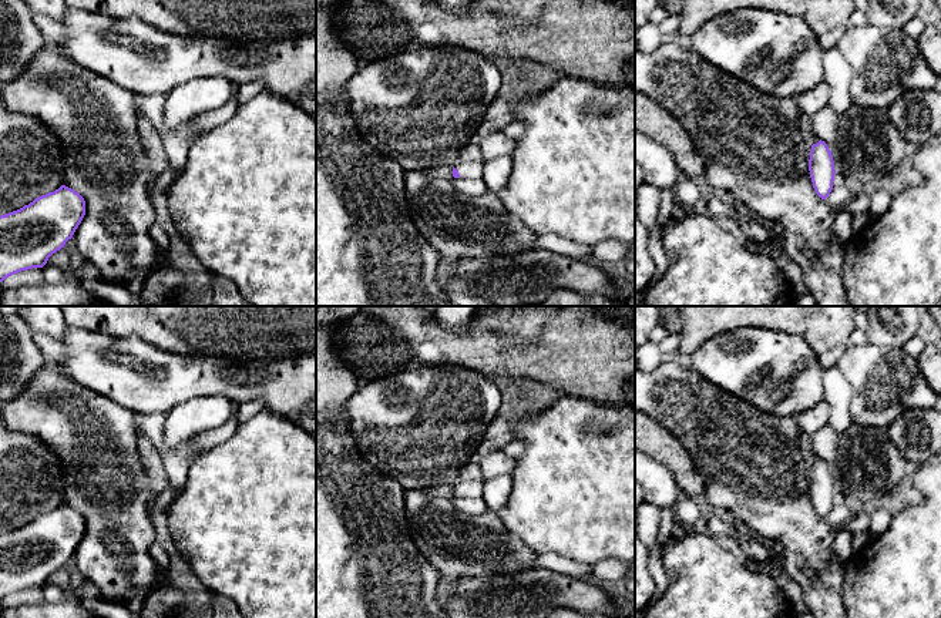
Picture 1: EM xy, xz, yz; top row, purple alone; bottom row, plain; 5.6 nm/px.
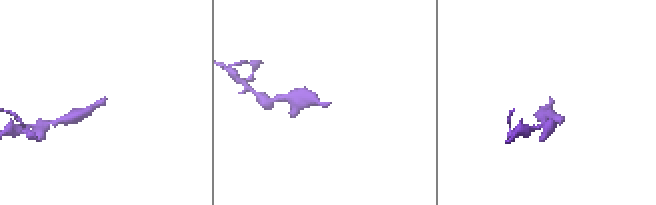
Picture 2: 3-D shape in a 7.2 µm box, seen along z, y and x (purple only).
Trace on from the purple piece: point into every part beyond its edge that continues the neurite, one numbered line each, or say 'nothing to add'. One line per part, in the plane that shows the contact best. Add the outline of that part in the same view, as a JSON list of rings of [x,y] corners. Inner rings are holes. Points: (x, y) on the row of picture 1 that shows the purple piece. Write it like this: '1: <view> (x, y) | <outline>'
1: xz (469, 170) | [[[458,161],[454,167],[463,179],[483,179],[485,161]]]

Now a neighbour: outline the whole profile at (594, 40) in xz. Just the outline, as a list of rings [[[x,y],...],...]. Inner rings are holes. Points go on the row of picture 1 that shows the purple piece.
[[[346,0],[335,9],[336,36],[359,61],[373,63],[434,46],[461,46],[490,60],[503,60],[510,70],[541,63],[572,78],[631,88],[626,66],[635,64],[635,0],[471,0],[456,11],[440,7],[434,0]]]

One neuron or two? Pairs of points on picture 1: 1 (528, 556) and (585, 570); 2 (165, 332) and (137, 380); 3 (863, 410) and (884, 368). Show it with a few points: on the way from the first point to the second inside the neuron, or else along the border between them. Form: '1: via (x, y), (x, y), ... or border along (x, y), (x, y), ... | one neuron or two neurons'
1: border along (538, 554), (534, 567) | two neurons
2: border along (124, 338), (140, 336), (161, 349), (190, 355) | two neurons
3: via (871, 400), (884, 388), (884, 378) | one neuron

